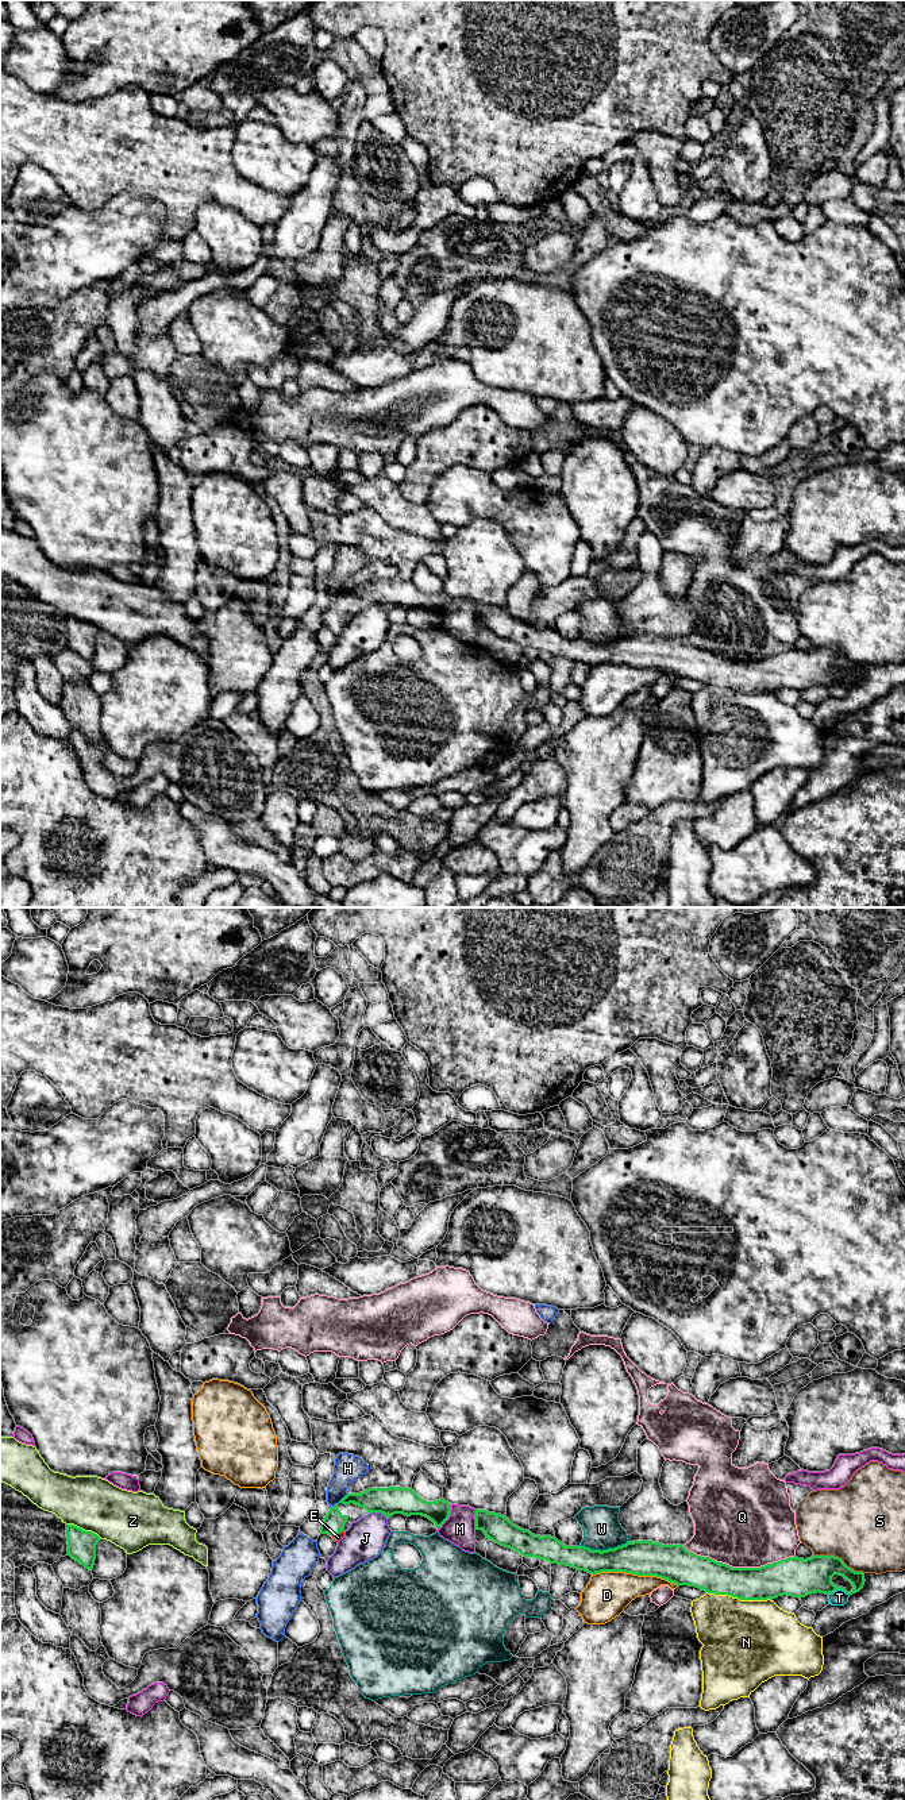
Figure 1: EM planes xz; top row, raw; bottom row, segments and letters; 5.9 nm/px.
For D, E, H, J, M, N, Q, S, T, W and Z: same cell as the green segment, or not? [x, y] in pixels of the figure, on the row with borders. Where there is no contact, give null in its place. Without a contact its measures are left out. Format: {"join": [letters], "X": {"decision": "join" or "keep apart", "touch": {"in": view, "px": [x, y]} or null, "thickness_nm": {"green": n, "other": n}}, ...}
{"join": ["E"], "D": {"decision": "keep apart", "touch": {"in": "xz", "px": [635, 1573]}, "thickness_nm": {"green": 220, "other": 260}}, "E": {"decision": "join", "touch": {"in": "xz", "px": [337, 1533]}, "thickness_nm": {"green": 130, "other": 50}}, "H": {"decision": "keep apart", "touch": {"in": "xz", "px": [341, 1500]}, "thickness_nm": {"green": 150, "other": 170}}, "J": {"decision": "keep apart", "touch": {"in": "xz", "px": [378, 1511]}, "thickness_nm": {"green": 160, "other": 240}}, "M": {"decision": "keep apart", "touch": {"in": "xz", "px": [449, 1515]}, "thickness_nm": {"green": 140, "other": 190}}, "N": {"decision": "keep apart", "touch": {"in": "xz", "px": [739, 1598]}, "thickness_nm": {"green": 200, "other": 480}}, "Q": {"decision": "keep apart", "touch": {"in": "xz", "px": [739, 1568]}, "thickness_nm": {"green": 200, "other": 500}}, "S": {"decision": "keep apart", "touch": {"in": "xz", "px": [838, 1557]}, "thickness_nm": {"green": 220, "other": 480}}, "T": {"decision": "keep apart", "touch": {"in": "xz", "px": [838, 1588]}, "thickness_nm": {"green": 240, "other": 100}}, "W": {"decision": "keep apart", "touch": {"in": "xz", "px": [604, 1550]}, "thickness_nm": {"green": 200, "other": 220}}, "Z": {"decision": "keep apart", "touch": {"in": "xz", "px": [84, 1530]}, "thickness_nm": {"green": 180, "other": 320}}}

